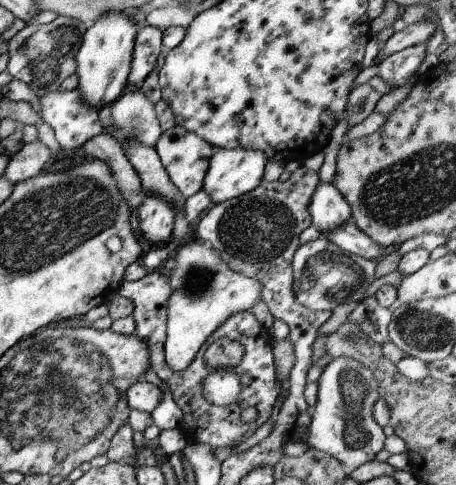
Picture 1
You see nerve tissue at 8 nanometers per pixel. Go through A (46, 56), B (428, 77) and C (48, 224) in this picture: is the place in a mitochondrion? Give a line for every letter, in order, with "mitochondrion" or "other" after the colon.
A: mitochondrion
B: other
C: mitochondrion

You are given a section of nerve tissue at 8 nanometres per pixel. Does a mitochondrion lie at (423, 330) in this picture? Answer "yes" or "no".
yes

